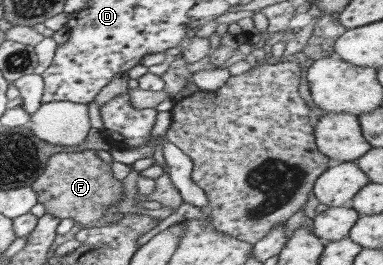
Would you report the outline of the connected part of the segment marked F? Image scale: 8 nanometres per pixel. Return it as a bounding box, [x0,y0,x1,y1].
[29,149,124,226]

